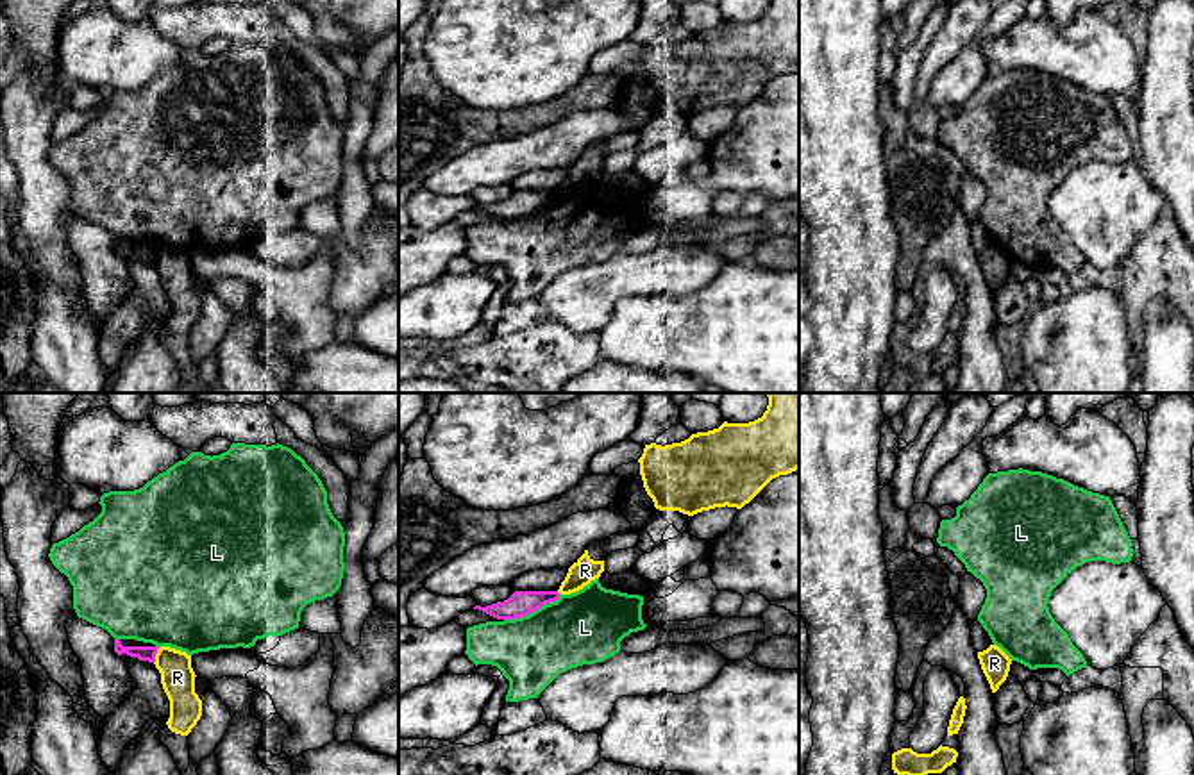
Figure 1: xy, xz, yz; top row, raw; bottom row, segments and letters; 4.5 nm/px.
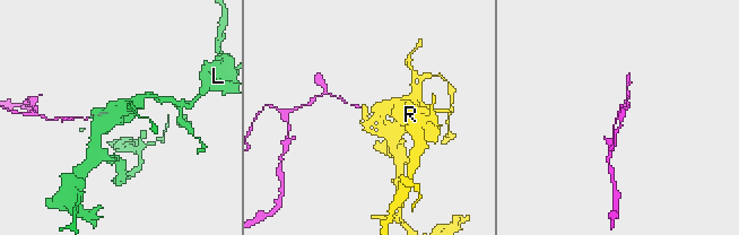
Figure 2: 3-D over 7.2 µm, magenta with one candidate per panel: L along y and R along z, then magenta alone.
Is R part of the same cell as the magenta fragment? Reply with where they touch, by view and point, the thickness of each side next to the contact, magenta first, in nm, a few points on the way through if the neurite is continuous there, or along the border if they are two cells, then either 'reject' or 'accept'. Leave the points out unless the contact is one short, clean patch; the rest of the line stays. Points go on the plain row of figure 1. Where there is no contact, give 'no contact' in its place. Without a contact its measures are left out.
meets magenta in xy at (154, 256); 60 nm thick on the magenta side, 160 nm on the other; border along xy (158, 249), (154, 263); reject

